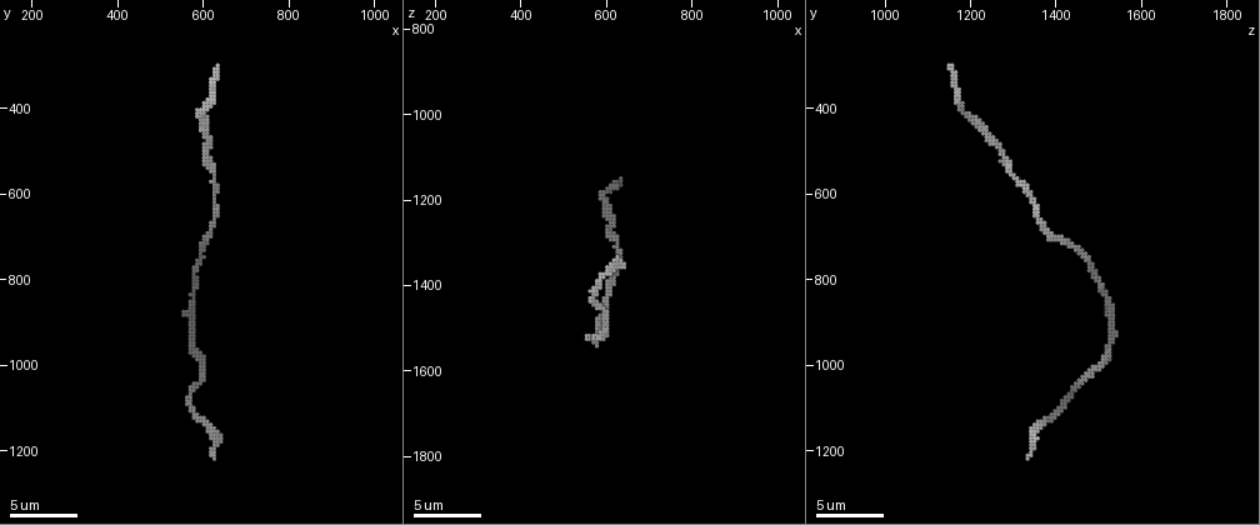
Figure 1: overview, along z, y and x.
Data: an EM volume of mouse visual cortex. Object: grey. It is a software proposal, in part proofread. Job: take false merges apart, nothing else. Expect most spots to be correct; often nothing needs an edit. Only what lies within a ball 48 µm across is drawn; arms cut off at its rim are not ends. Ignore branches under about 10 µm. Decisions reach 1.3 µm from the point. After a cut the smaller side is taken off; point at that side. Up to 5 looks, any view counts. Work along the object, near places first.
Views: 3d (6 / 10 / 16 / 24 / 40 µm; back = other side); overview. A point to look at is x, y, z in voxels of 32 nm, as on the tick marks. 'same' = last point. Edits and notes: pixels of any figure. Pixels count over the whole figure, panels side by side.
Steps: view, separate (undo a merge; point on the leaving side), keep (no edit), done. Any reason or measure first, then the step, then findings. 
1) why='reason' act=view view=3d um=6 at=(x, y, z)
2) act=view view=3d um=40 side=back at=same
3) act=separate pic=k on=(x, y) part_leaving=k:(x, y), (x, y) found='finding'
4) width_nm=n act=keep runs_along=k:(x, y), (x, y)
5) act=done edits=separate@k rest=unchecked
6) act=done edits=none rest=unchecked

act=view view=3d um=16 at=(605, 470, 1250)

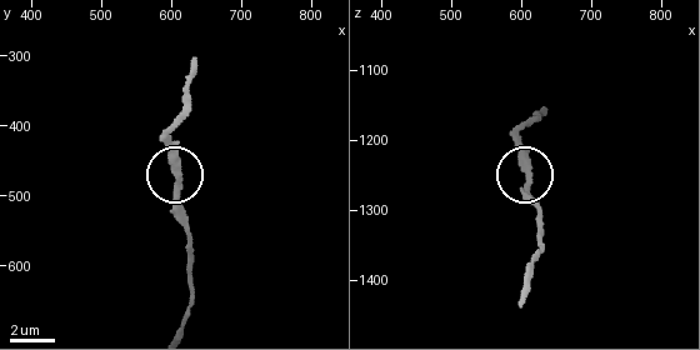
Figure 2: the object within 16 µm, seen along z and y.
act=keep runs_along=2:(181, 324), (189, 301), (189, 240), (169, 136) found='continuous, no second neuron'

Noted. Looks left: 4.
why='sudden change in width' act=view view=3d um=10 at=(630, 625, 1345)

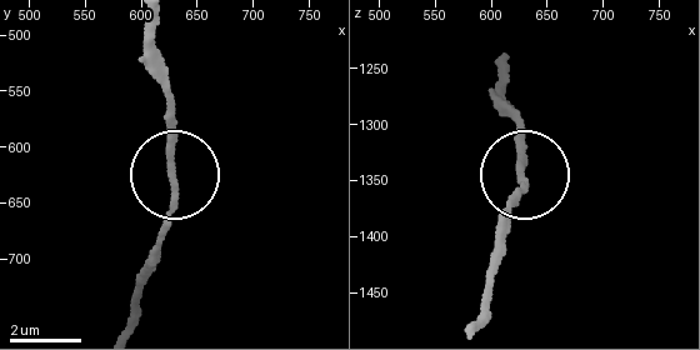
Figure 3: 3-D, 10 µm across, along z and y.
act=keep runs_along=3:(134, 309), (170, 205), (170, 91) found='one neuron here'

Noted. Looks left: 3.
act=view view=3d um=16 at=(595, 740, 1470)

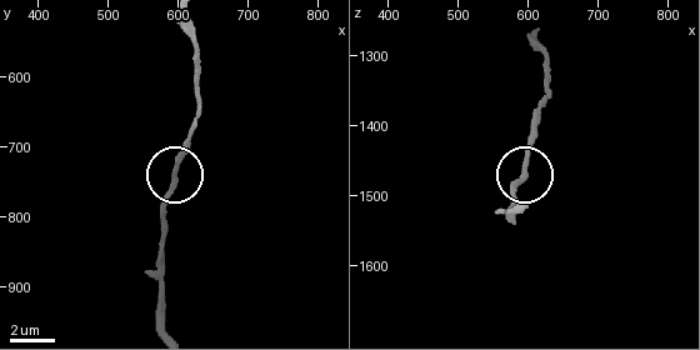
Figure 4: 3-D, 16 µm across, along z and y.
width_nm=220 act=keep found='continuous, no second neuron'

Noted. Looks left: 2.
act=done edits=none rest=unchecked

